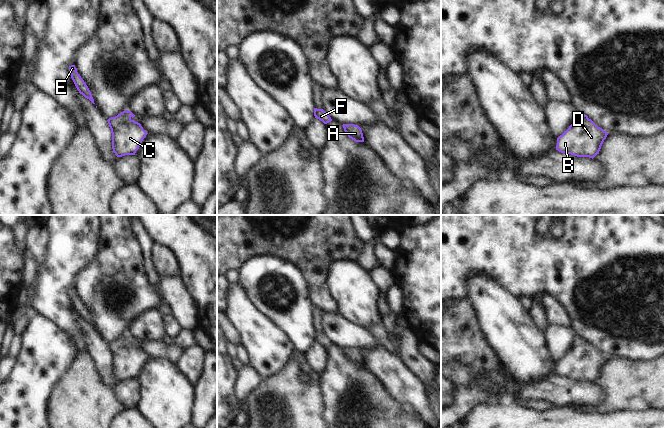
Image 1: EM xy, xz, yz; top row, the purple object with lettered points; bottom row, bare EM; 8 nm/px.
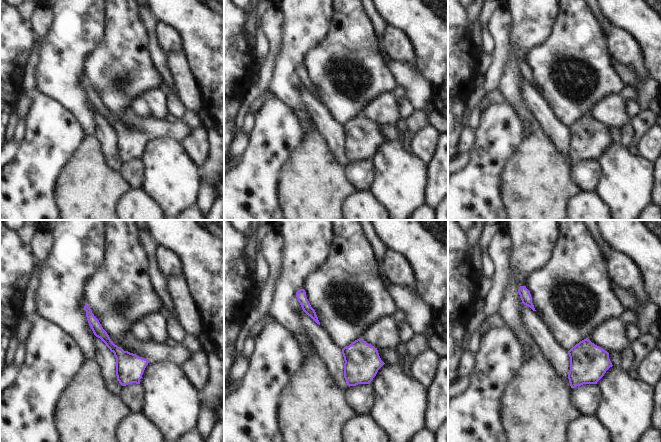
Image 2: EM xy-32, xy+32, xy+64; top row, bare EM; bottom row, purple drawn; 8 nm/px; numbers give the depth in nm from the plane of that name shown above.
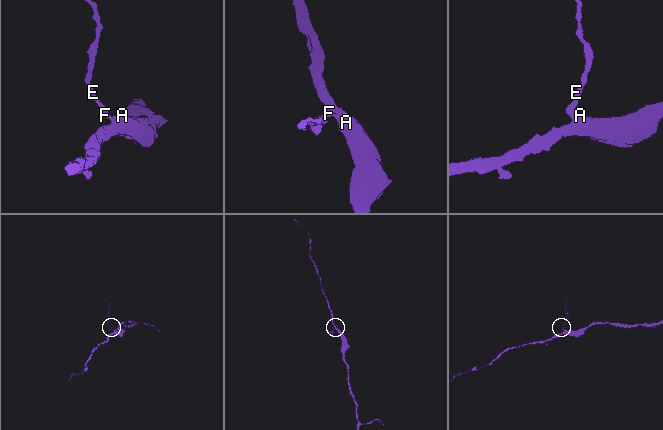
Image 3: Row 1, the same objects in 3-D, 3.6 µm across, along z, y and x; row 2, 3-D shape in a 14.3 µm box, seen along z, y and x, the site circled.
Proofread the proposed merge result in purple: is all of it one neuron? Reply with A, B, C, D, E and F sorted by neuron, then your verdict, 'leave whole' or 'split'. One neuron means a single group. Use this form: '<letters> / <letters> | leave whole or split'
A B C D E F | leave whole

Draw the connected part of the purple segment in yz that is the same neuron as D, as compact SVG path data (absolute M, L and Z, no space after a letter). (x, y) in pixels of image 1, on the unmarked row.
M575 335L574 345L557 362L556 374L577 381L594 382L608 357L598 351L587 339Z

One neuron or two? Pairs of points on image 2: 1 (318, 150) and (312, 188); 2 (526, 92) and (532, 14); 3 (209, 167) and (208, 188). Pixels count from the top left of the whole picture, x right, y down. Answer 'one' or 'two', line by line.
1: one
2: two
3: one

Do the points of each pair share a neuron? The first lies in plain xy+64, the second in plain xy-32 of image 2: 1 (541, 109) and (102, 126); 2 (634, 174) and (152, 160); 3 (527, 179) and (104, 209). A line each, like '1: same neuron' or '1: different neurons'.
1: same neuron
2: same neuron
3: same neuron

